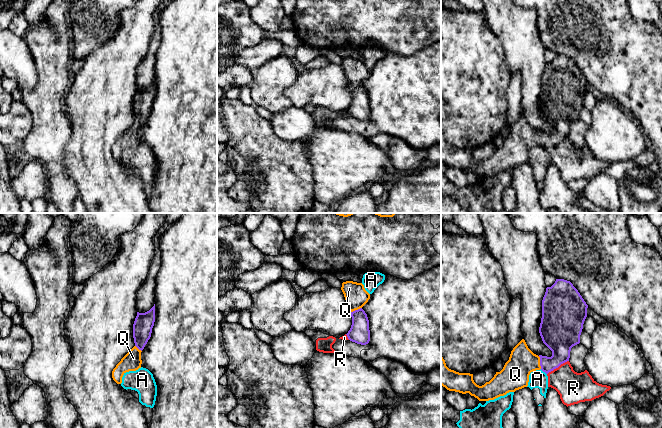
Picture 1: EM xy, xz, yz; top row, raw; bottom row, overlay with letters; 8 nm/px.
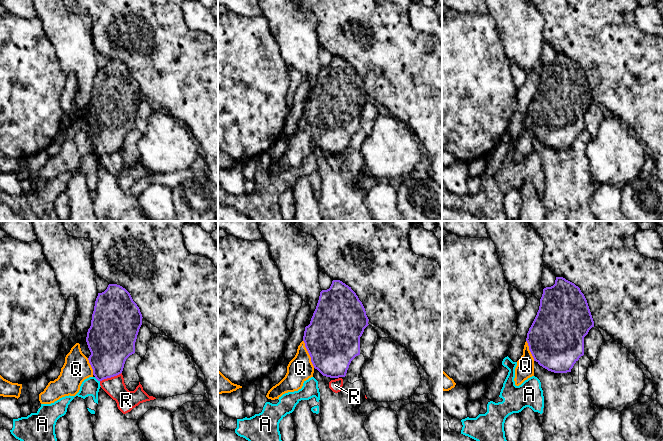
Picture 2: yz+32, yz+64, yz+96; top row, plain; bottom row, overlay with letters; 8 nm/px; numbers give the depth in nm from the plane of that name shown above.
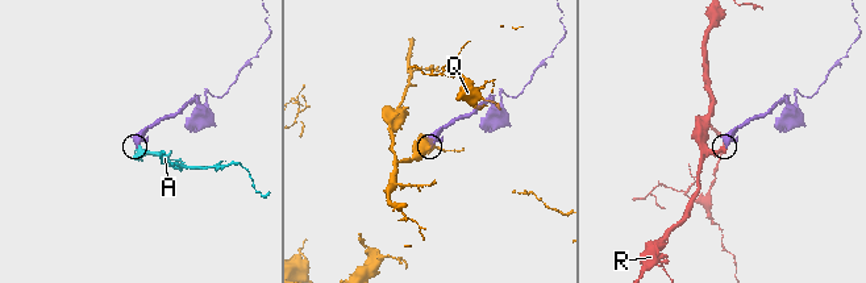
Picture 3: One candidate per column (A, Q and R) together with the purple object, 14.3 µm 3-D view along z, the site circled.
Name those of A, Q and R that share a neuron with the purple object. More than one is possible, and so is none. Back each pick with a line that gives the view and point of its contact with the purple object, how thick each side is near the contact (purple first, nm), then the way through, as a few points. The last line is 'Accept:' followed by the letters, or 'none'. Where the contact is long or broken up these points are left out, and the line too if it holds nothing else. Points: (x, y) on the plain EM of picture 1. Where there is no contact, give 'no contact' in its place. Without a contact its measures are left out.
Q: yz (540, 138) | 240/220 nm | across yz (557, 112), (557, 130), (540, 138), (527, 138), (515, 150)
Accept: Q

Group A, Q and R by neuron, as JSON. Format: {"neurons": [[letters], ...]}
{"neurons": [["A", "R"], ["Q"]]}

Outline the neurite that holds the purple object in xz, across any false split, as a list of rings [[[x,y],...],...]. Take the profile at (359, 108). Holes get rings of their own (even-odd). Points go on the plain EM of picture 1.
[[[353,57],[343,58],[341,66],[352,93],[352,101],[346,111],[350,117],[366,121],[370,117],[369,96],[362,83],[370,75],[370,70],[362,59]]]

